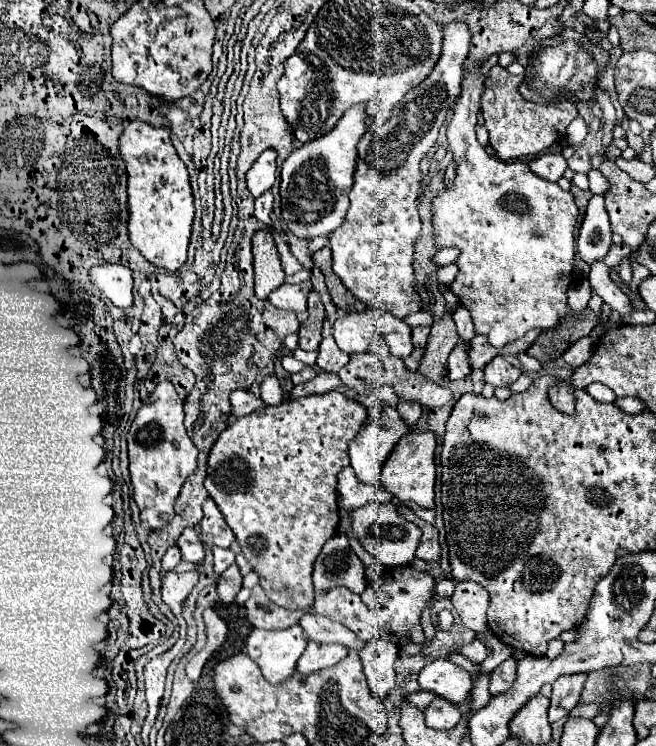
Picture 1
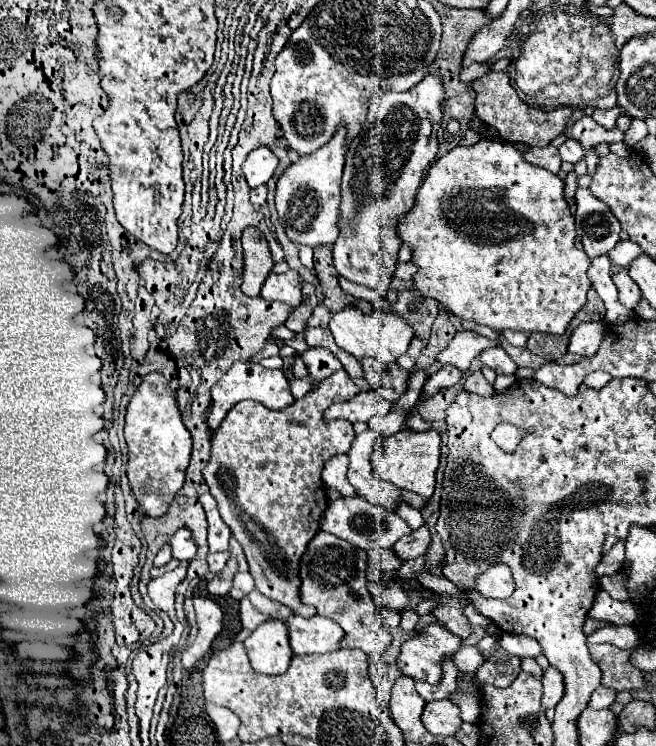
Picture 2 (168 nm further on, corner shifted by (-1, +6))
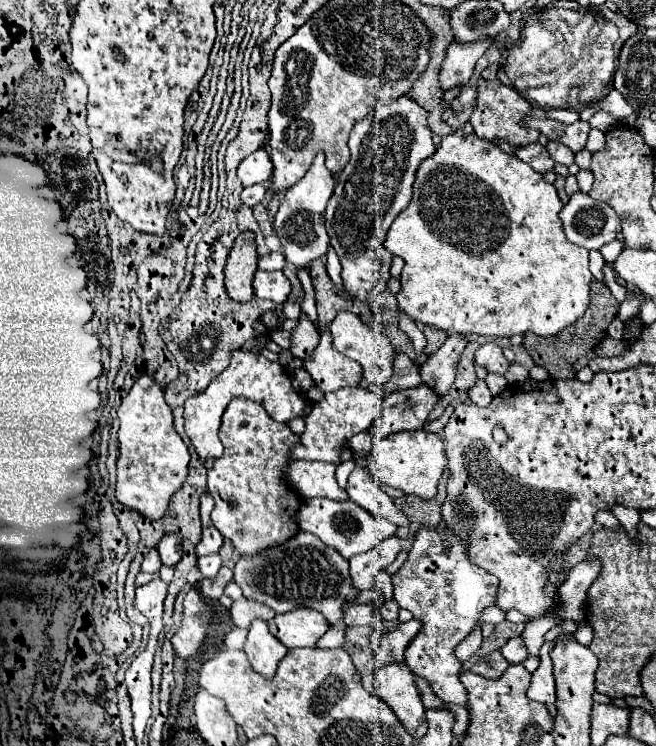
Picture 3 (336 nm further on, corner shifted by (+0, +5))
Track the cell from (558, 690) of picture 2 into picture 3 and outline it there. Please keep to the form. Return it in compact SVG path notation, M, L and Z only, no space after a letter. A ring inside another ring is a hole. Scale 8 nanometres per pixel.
M549 641L541 647L541 665L537 667L537 671L533 673L533 681L527 689L527 697L531 697L533 701L539 703L555 703L555 679L553 679L553 665L551 665L551 647L555 643Z

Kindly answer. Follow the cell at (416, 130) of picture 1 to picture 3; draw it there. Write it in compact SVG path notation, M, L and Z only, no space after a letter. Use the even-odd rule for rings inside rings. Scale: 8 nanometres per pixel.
M399 97L393 103L377 105L373 113L353 125L351 161L341 171L335 191L327 203L325 225L341 261L341 277L347 293L385 291L393 255L385 249L385 235L407 203L411 201L411 185L419 163L435 153L427 113L409 97Z

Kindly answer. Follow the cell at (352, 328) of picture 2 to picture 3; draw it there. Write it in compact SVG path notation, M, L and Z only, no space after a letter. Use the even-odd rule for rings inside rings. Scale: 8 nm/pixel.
M339 313L335 317L335 321L331 323L329 331L331 331L331 337L333 337L335 349L339 353L355 359L363 367L363 375L361 375L361 381L359 381L361 387L383 385L383 383L389 381L389 377L393 373L393 357L395 357L395 349L393 349L389 337L379 335L373 329L369 329L367 325L363 325L355 313Z

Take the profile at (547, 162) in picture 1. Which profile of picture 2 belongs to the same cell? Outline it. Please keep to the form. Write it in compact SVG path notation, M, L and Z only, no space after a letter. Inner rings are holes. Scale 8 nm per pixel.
M546 146L546 148L530 148L526 154L524 154L524 160L528 160L530 164L534 166L540 166L540 168L546 168L550 170L552 174L558 174L560 172L560 156L558 156L558 150L554 146Z

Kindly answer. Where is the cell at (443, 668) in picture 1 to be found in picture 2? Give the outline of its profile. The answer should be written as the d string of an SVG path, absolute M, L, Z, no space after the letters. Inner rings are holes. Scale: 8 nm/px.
M430 624L400 648L398 666L402 674L410 676L412 680L424 680L436 686L442 682L444 660L452 658L460 646L462 640L458 636L440 624Z

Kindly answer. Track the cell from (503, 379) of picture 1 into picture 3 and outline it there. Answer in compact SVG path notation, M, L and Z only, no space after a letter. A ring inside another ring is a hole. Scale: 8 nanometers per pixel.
M483 343L477 351L475 351L475 363L485 367L491 373L499 373L505 375L509 369L509 361L505 359L501 347L497 347L495 343Z

